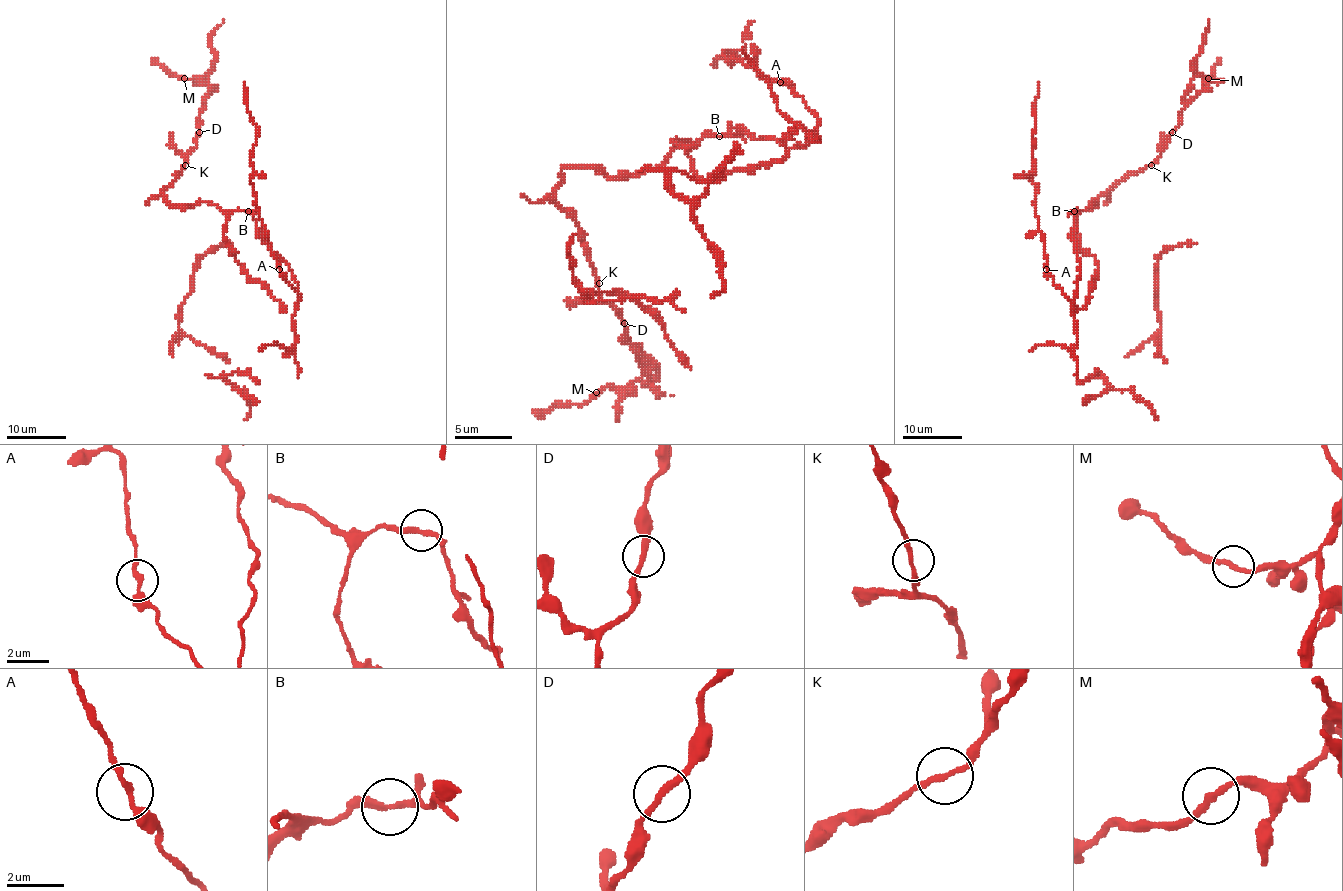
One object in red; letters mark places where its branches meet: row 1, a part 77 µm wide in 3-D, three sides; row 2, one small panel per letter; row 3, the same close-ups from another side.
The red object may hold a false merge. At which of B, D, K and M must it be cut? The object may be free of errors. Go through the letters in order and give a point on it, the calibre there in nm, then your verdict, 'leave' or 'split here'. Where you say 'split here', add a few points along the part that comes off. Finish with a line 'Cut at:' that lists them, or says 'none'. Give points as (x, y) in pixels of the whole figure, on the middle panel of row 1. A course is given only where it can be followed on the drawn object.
B: (719, 136) | 220 nm | split here | (719, 136), (745, 131), (794, 148), (814, 139), (820, 119), (786, 85), (722, 56), (740, 59), (711, 64)
D: (624, 323) | 240 nm | leave
K: (599, 283) | 190 nm | leave
M: (596, 392) | 200 nm | leave
Cut at: B

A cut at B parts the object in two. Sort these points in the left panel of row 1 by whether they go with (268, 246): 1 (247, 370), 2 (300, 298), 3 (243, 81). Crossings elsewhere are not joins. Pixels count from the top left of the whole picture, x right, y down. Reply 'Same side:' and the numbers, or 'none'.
Same side: 2, 3

